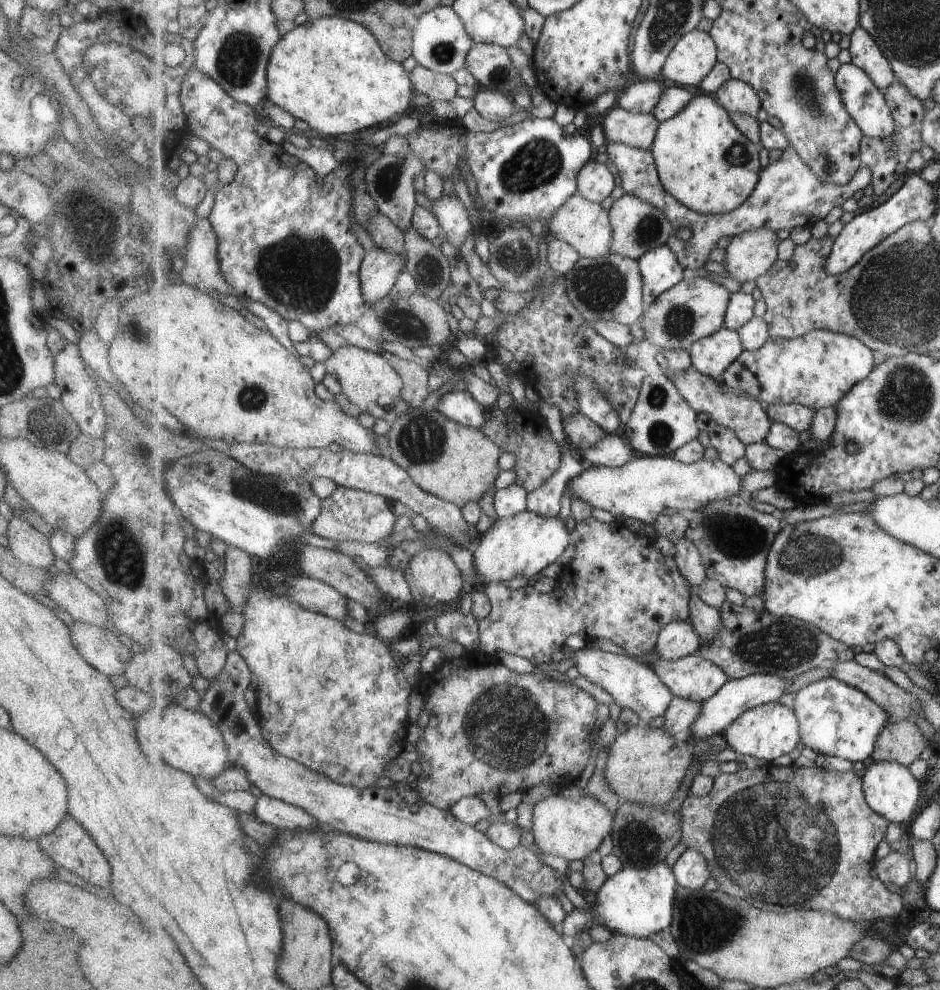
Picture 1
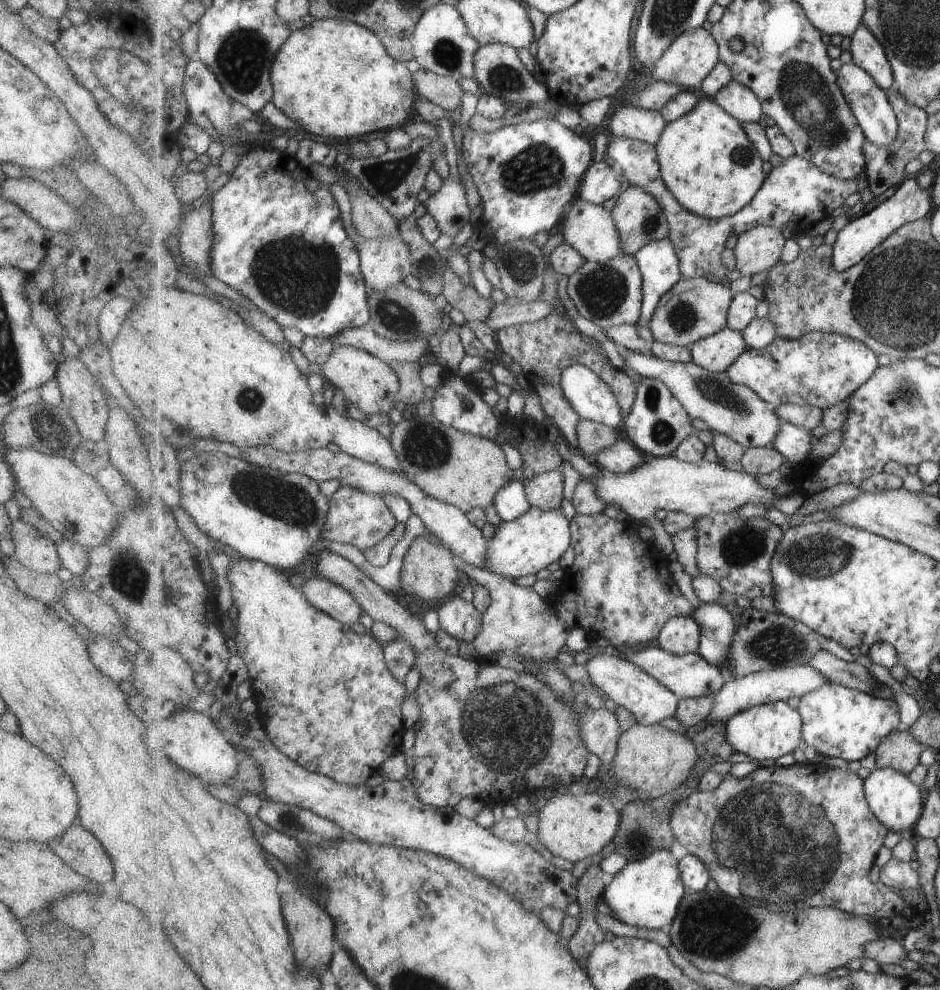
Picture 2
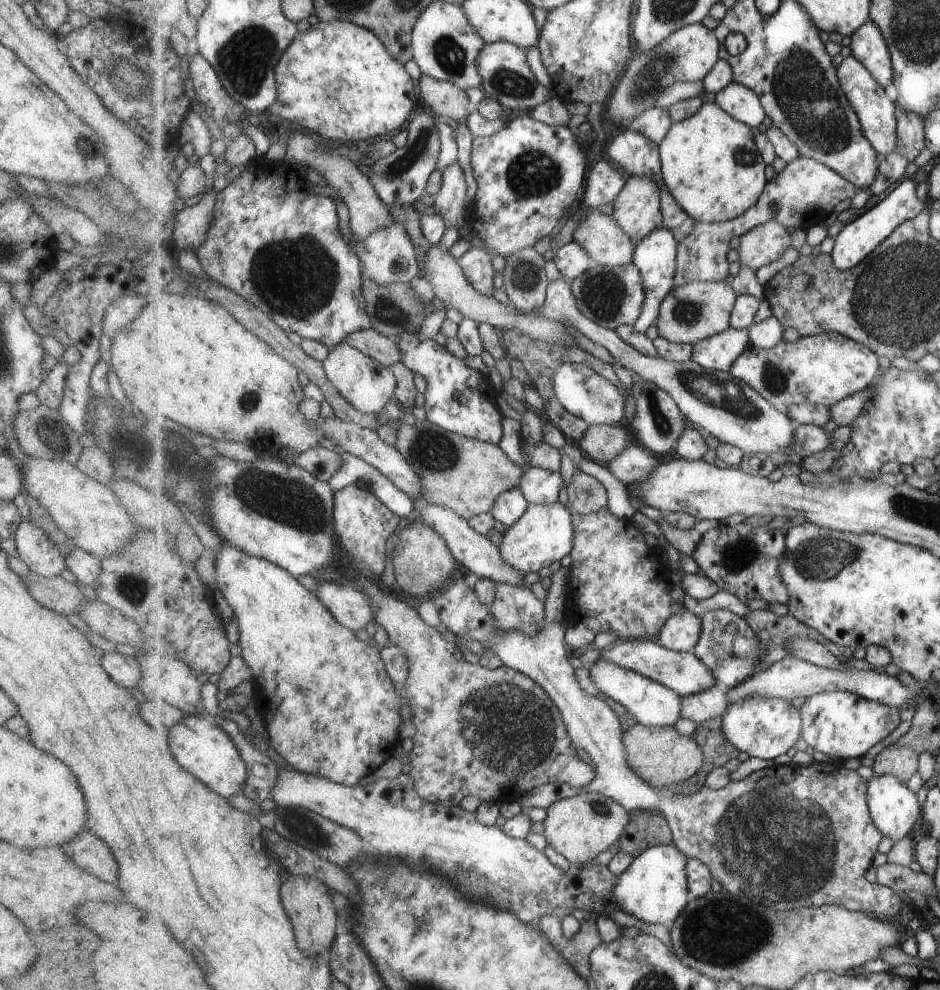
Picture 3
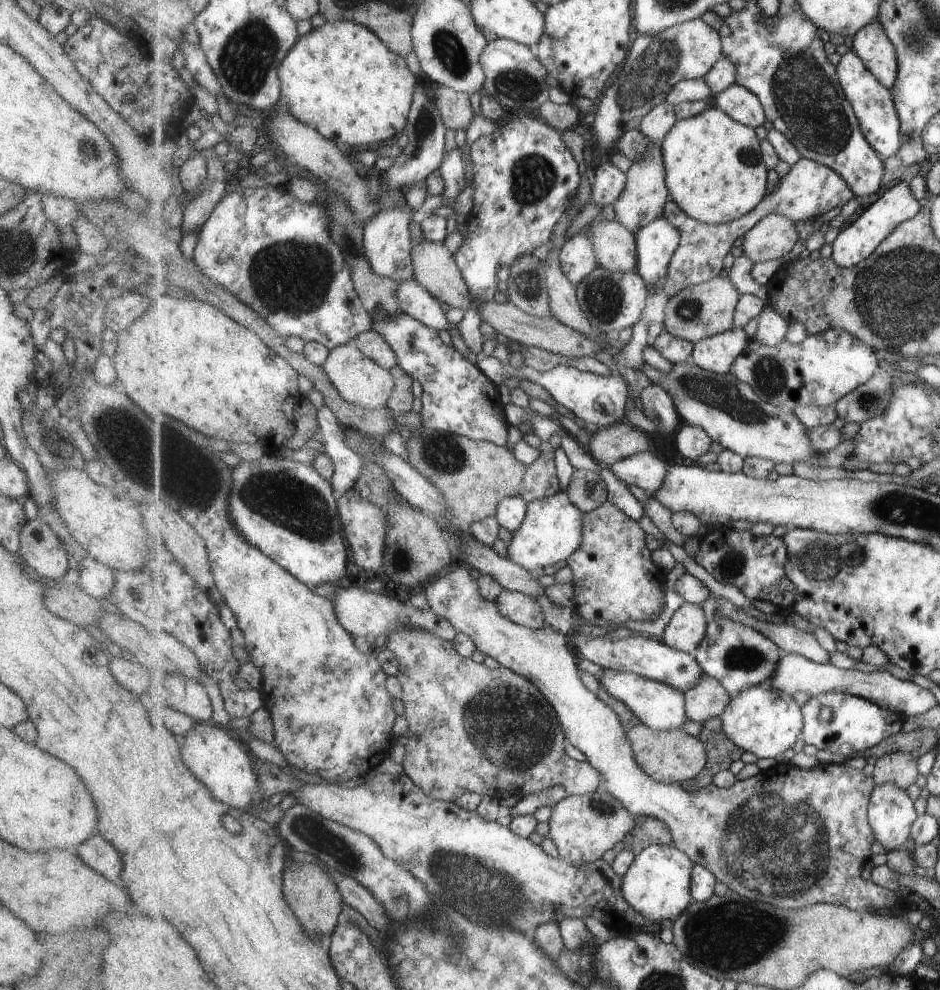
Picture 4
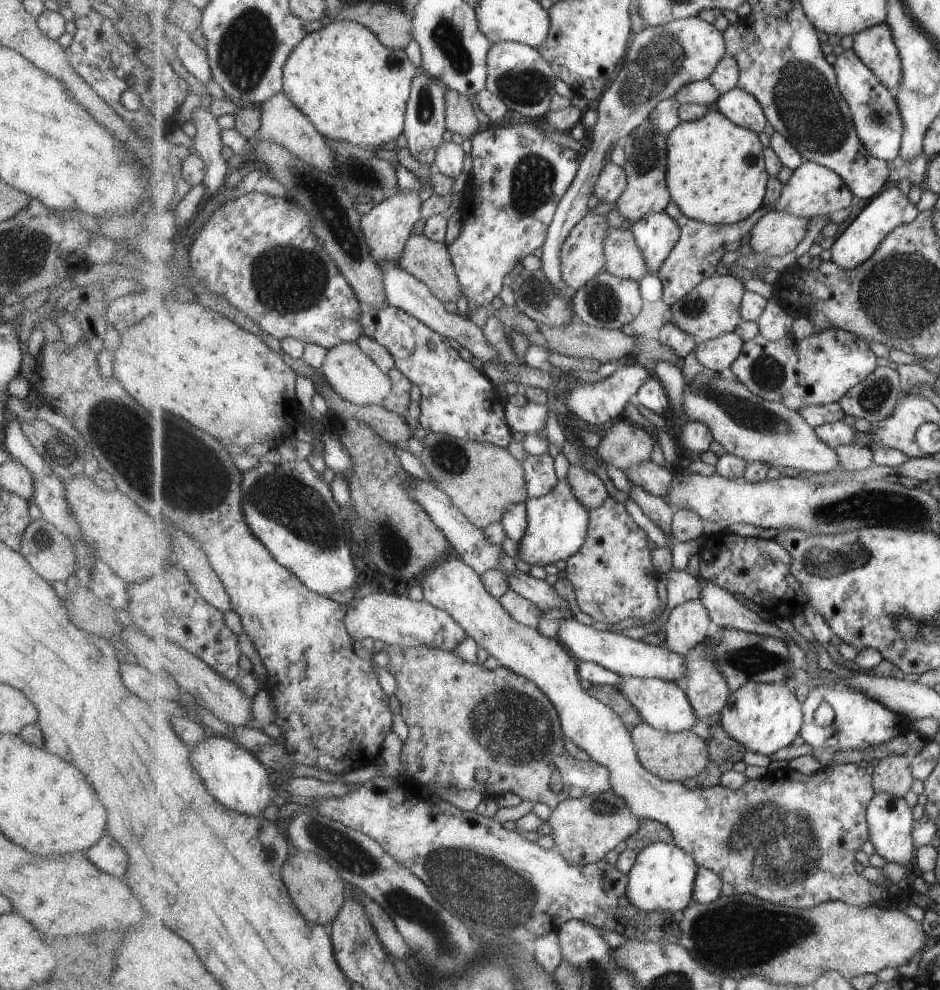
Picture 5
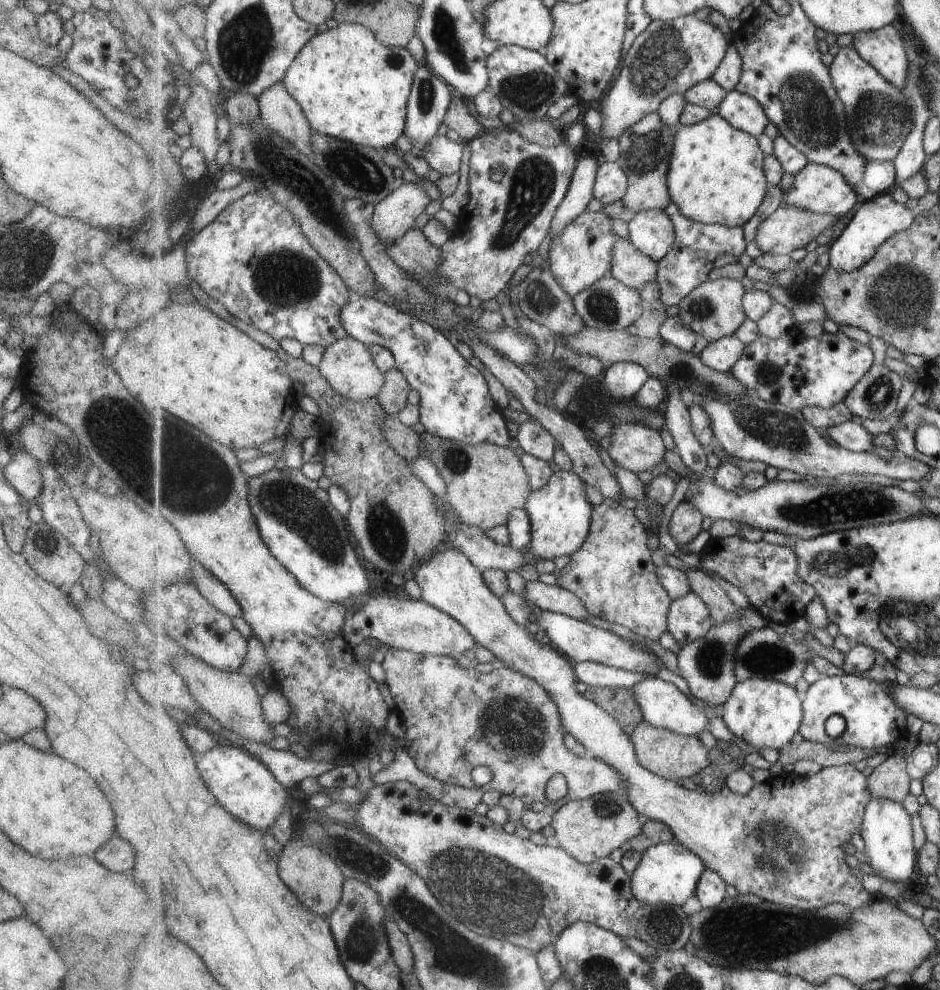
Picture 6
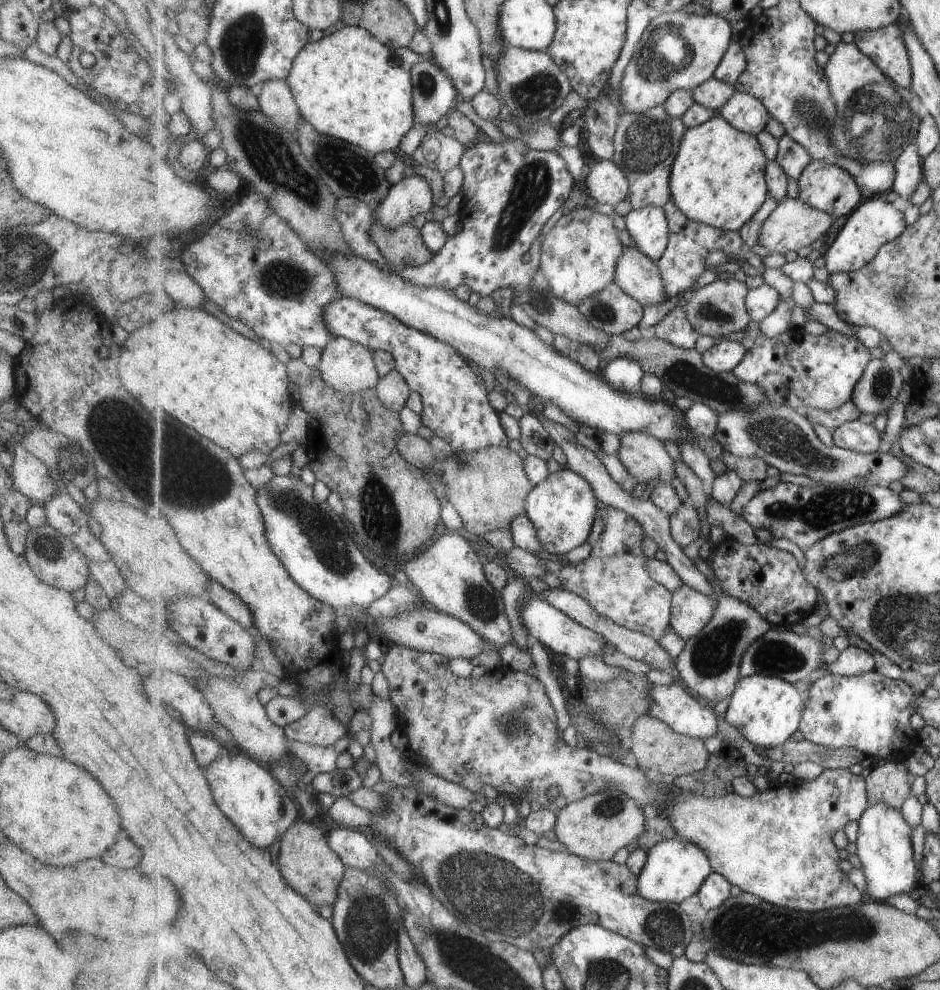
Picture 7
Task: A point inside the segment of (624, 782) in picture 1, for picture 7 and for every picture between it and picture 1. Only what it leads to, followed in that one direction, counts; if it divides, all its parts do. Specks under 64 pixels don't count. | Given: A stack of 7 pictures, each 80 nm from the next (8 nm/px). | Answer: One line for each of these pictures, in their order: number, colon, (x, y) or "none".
2: (652, 760)
3: (660, 755)
4: (673, 756)
5: (679, 756)
6: (673, 756)
7: (658, 748)

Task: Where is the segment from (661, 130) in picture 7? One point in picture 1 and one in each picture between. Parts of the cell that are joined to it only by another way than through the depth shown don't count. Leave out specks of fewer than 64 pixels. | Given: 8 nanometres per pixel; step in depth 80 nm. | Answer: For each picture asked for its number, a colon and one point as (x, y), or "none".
1: (639, 225)
2: (639, 217)
3: (638, 209)
4: (646, 195)
5: (647, 152)
6: (647, 148)

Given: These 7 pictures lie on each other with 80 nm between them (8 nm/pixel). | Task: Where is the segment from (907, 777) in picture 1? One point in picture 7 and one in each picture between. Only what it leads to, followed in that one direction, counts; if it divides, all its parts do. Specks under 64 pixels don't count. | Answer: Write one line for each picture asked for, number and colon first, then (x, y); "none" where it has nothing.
2: (898, 803)
3: (893, 804)
4: (891, 813)
5: (890, 818)
6: (887, 829)
7: (884, 847)

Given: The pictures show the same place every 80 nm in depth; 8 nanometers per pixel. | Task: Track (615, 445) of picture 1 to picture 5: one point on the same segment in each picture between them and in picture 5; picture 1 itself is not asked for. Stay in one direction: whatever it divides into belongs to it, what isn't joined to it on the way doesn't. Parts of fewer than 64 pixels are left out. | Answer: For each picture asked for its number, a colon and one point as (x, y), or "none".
2: (621, 457)
3: (635, 464)
4: (645, 470)
5: (657, 480)

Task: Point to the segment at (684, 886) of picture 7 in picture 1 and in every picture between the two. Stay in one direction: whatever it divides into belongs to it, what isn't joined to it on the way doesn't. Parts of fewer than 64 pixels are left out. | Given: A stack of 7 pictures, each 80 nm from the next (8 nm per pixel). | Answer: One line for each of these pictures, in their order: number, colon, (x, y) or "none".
1: (639, 902)
2: (647, 894)
3: (655, 888)
4: (659, 884)
5: (664, 878)
6: (669, 873)

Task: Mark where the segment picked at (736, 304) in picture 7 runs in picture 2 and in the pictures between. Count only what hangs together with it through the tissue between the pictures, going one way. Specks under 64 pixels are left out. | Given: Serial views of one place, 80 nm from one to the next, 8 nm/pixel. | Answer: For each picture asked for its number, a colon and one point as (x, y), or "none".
2: (693, 309)
3: (692, 313)
4: (705, 310)
5: (712, 309)
6: (715, 309)

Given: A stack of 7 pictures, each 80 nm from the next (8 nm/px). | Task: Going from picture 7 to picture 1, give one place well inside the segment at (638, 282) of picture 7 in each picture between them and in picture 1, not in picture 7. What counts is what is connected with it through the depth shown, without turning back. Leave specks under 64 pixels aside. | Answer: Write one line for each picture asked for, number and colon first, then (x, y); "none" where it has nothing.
1: (587, 226)
2: (592, 230)
3: (608, 244)
4: (616, 246)
5: (625, 259)
6: (630, 266)

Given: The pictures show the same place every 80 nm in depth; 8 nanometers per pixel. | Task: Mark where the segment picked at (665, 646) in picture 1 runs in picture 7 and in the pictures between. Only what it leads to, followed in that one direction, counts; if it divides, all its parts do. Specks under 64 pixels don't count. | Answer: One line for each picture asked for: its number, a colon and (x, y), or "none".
2: (682, 636)
3: (682, 632)
4: (687, 628)
5: (689, 624)
6: (690, 618)
7: (692, 610)

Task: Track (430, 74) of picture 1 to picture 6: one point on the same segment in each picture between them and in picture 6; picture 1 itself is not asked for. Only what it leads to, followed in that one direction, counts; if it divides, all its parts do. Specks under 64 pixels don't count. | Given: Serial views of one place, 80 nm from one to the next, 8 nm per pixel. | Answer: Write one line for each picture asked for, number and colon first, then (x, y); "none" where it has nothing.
2: (446, 92)
3: (447, 101)
4: (455, 107)
5: (460, 117)
6: (459, 119)

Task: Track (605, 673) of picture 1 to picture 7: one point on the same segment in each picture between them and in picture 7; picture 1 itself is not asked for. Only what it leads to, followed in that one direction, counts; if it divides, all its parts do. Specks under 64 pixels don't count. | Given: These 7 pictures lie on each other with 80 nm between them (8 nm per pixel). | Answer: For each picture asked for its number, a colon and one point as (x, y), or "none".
2: (627, 685)
3: (653, 704)
4: (662, 707)
5: (664, 704)
6: (664, 705)
7: (676, 707)

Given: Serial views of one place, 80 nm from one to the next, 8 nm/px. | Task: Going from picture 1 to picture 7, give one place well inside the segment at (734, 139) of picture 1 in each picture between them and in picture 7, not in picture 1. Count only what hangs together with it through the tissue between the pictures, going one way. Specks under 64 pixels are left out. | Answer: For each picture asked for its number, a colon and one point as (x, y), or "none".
2: (708, 161)
3: (711, 164)
4: (715, 169)
5: (717, 174)
6: (717, 176)
7: (719, 178)

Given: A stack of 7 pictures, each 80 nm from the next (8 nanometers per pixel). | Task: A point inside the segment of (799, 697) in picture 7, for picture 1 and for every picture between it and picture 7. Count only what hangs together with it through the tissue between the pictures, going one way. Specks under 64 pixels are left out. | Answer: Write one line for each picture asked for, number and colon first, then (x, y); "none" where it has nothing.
1: (771, 730)
2: (764, 733)
3: (763, 727)
4: (764, 721)
5: (765, 717)
6: (765, 713)

